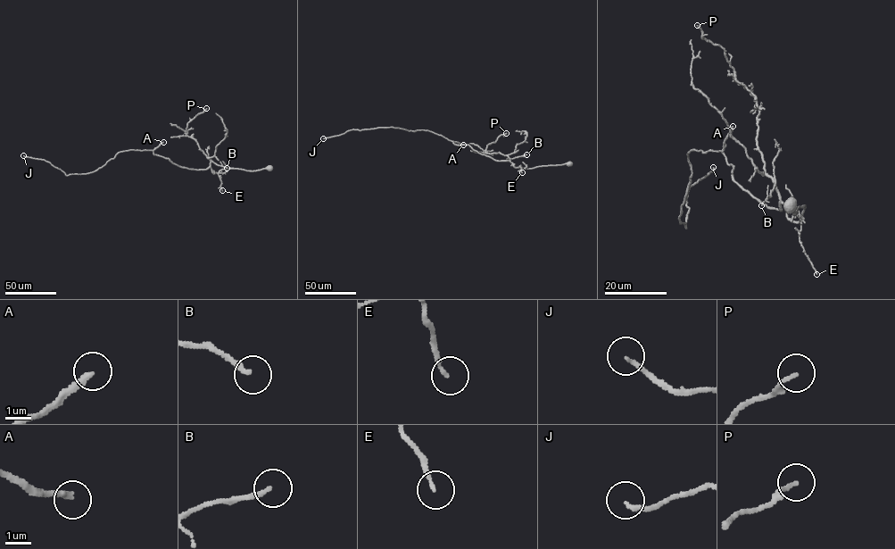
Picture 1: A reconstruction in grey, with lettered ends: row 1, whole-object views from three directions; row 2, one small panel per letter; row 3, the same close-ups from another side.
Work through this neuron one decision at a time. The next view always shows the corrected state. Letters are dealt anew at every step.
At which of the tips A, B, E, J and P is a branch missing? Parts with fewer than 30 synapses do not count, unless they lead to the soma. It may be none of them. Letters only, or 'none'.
A, J

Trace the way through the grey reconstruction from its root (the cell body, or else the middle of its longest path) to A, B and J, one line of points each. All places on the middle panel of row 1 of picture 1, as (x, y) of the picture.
A: (569, 163), (521, 169), (452, 142), (463, 145)
B: (569, 163), (521, 169), (515, 167), (509, 161), (526, 154)
J: (569, 163), (515, 167), (509, 161), (496, 161), (427, 130), (378, 128), (323, 138)

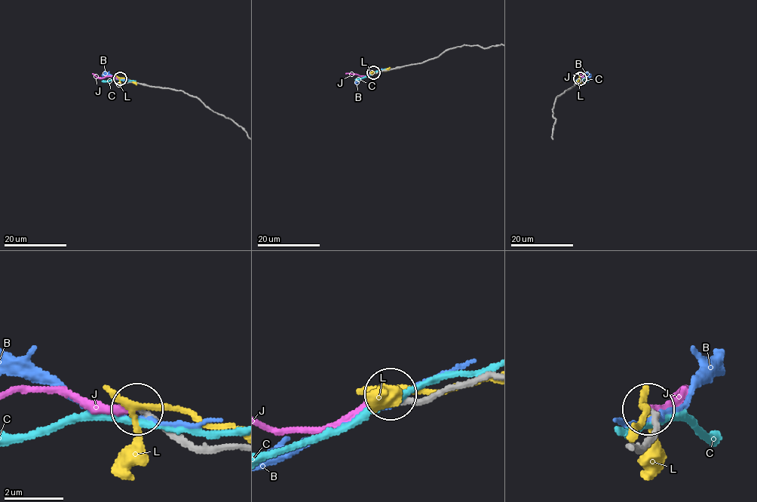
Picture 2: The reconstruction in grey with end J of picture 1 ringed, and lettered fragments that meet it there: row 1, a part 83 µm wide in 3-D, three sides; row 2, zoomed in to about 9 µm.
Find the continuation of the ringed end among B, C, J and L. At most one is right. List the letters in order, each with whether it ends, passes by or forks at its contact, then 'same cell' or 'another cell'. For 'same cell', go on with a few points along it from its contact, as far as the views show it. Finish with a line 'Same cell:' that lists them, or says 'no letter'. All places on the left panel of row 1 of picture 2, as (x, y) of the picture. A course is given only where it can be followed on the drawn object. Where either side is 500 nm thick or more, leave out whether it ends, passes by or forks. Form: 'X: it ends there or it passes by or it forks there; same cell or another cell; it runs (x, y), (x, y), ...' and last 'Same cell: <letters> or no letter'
B: it passes by; another cell
C: it passes by; another cell
J: it ends there; same cell; it runs (120, 78), (97, 78), (93, 73)
L: it forks there; another cell
Same cell: J

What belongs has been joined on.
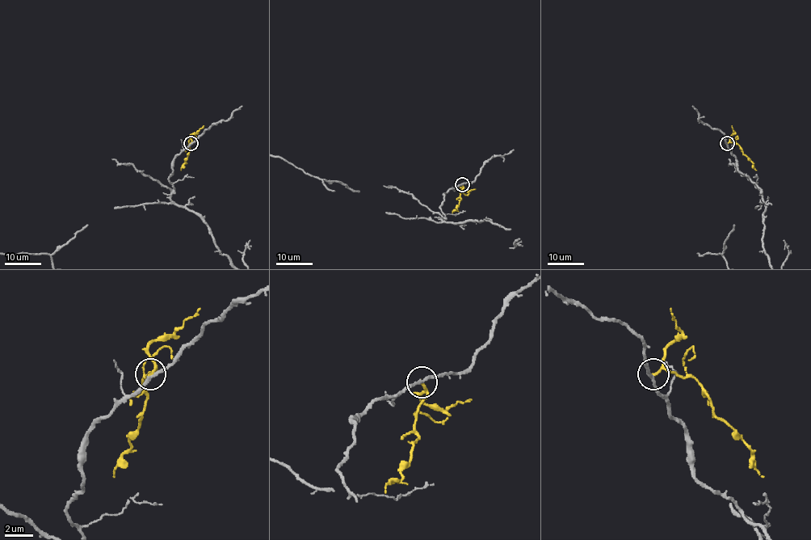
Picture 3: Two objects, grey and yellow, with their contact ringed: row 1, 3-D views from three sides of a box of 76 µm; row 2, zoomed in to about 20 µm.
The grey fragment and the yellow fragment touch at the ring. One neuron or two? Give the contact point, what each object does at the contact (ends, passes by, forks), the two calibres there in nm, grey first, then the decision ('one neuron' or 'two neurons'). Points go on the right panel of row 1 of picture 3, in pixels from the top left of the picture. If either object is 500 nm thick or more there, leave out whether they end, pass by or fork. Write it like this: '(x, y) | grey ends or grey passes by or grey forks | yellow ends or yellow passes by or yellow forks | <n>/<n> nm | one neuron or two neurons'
(727, 143) | grey passes by | yellow passes by | 220/140 nm | two neurons

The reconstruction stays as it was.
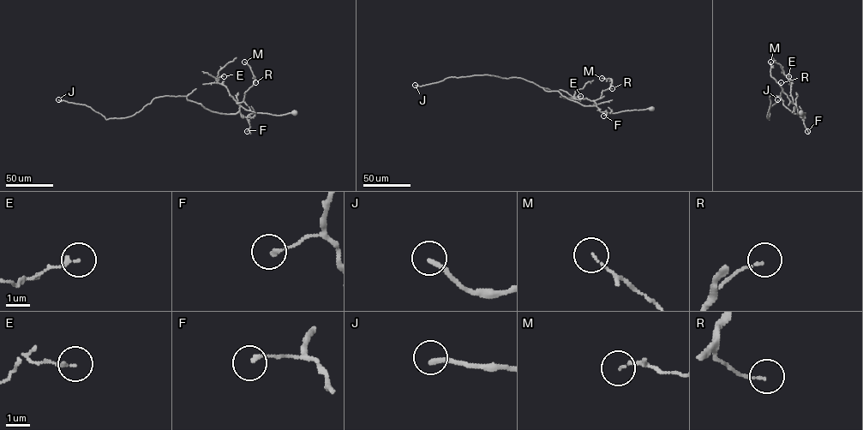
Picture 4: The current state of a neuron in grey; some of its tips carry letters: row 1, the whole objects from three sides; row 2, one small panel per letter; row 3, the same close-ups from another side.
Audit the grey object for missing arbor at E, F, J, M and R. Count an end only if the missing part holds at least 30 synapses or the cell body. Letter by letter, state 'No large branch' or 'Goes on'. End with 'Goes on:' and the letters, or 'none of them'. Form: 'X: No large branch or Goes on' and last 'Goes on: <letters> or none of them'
E: No large branch
F: No large branch
J: Goes on
M: No large branch
R: No large branch
Goes on: J

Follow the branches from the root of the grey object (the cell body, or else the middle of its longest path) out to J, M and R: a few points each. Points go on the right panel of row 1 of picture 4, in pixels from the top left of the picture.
J: (800, 113), (805, 113), (803, 117), (786, 107), (780, 96), (770, 95), (769, 119), (770, 107), (777, 99)
M: (800, 113), (802, 115), (805, 113), (803, 117), (771, 76), (770, 62)
R: (800, 113), (802, 115), (805, 113), (803, 117), (782, 92), (781, 82)

